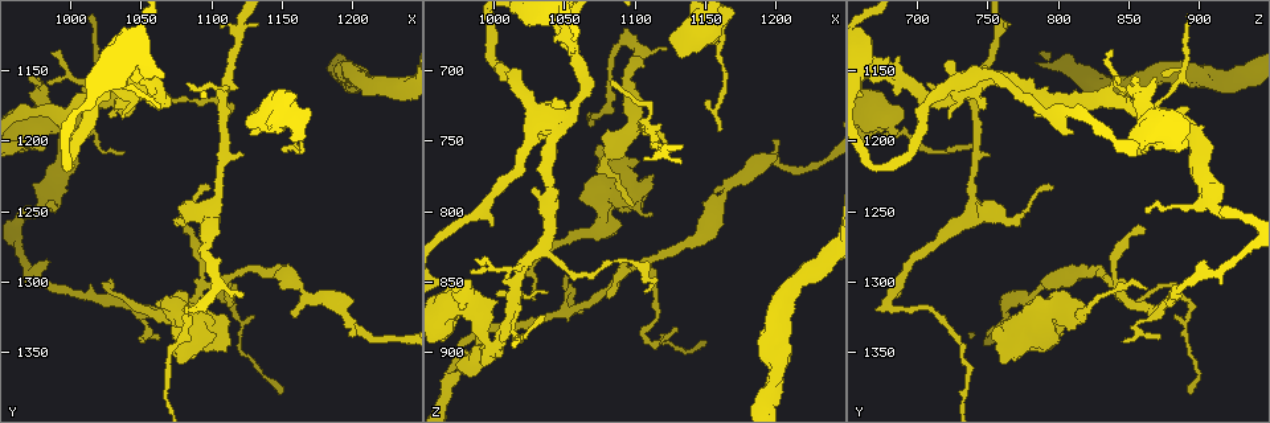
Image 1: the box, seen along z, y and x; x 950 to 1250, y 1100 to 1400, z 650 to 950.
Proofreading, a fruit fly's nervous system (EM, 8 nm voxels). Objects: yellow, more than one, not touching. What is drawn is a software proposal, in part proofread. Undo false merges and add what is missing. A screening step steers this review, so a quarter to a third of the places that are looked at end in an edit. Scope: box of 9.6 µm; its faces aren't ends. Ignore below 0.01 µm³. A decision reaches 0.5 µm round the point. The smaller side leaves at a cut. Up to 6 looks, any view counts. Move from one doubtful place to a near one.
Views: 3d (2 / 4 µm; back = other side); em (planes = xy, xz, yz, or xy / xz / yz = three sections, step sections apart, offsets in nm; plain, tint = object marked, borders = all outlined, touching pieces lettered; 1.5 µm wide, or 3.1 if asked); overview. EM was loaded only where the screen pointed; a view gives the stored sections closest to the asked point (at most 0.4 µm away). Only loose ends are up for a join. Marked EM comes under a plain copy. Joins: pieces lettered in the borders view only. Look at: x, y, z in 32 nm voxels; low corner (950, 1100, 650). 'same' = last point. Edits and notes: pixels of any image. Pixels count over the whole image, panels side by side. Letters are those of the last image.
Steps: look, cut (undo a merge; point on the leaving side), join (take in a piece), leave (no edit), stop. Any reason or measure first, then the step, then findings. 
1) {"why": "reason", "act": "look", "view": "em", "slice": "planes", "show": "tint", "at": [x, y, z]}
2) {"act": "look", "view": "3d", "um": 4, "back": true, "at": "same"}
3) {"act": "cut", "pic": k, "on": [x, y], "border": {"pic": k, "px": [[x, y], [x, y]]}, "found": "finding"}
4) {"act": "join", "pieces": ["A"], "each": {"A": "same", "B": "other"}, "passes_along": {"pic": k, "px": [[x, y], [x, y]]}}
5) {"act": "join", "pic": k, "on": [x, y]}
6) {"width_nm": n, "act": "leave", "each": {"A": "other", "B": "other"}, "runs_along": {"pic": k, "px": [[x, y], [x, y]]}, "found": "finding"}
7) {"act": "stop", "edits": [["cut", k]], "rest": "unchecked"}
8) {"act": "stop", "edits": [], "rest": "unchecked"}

{"act": "look", "view": "em", "slice": "planes", "show": "borders", "at": [1098, 1236, 796]}

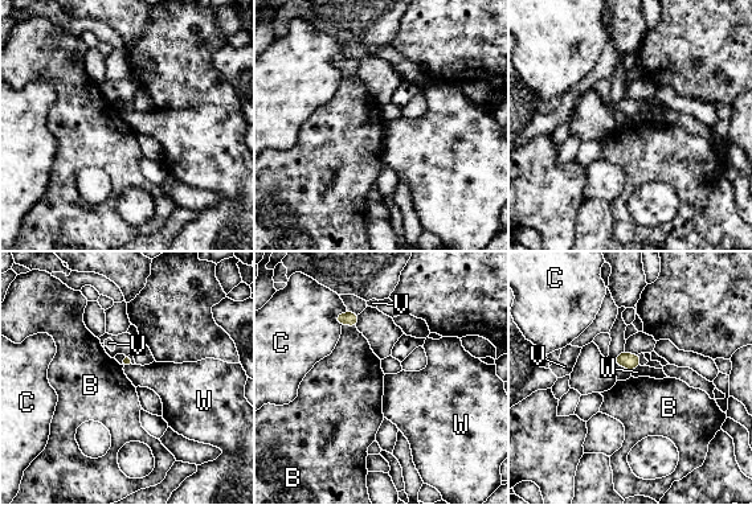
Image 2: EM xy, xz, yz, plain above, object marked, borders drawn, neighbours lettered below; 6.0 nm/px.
{"act": "leave", "each": {"B": "other", "C": "other", "V": "other", "W": "other"}, "border": {"pic": 2, "px": [[640, 365], [630, 372]]}, "found": "none of them fits"}

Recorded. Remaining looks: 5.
{"why": "branch stops here", "act": "look", "view": "em", "slice": "planes", "show": "borders", "at": [1112, 1344, 776]}

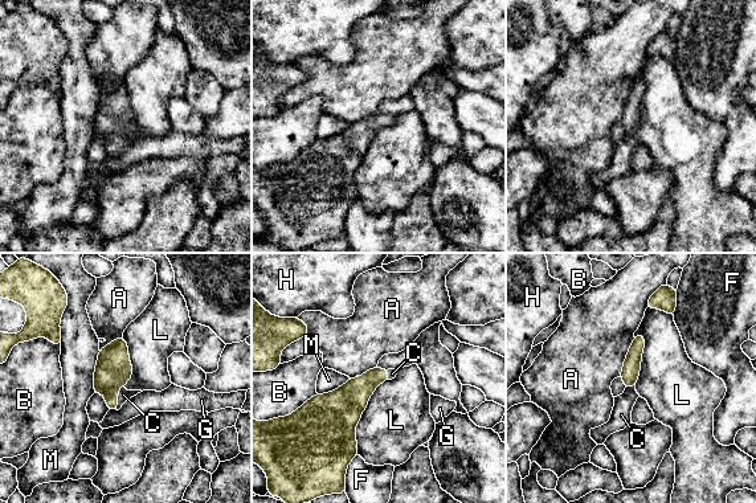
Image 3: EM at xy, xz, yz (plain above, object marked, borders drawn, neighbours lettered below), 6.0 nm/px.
{"longest_contact_nm": ["L", 500], "act": "join", "pic": 3, "on": [123, 395], "each": {"A": "other", "B": "other", "C": "same", "F": "other", "G": "other", "H": "other", "L": "other", "M": "other"}, "passes_along": {"pic": 3, "px": [[113, 371], [117, 397], [123, 395]]}, "found": "the neuron continues"}

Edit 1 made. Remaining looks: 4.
{"act": "look", "view": "overview"}

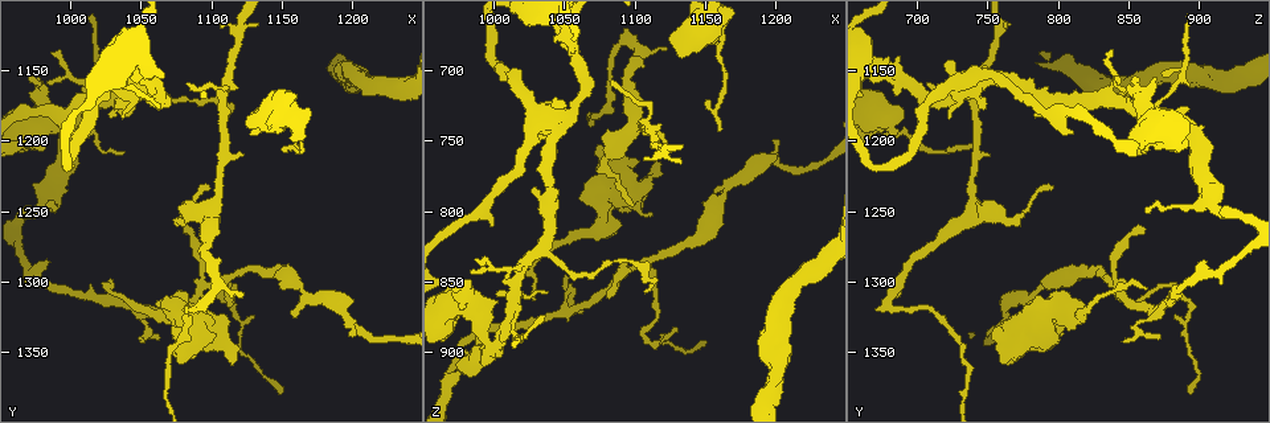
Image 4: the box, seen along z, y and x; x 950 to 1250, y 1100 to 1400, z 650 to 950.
{"act": "look", "view": "em", "slice": "planes", "show": "borders", "at": [1106, 1174, 738]}

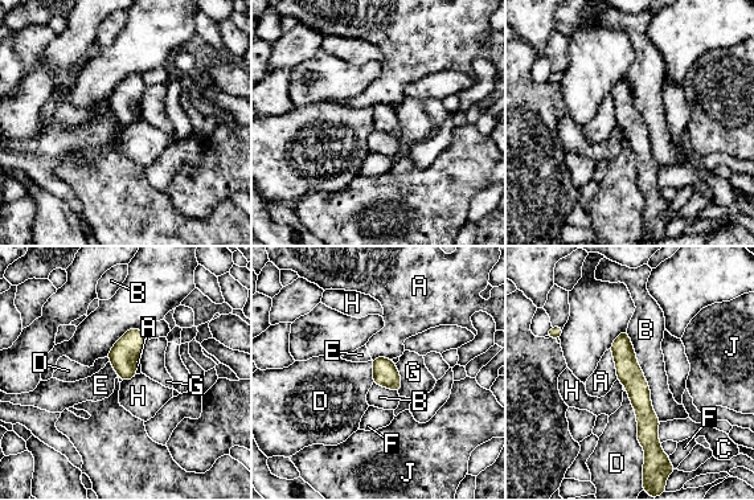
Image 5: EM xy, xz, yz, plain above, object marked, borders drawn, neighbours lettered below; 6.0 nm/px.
{"longest_contact_nm": ["D", 650], "act": "leave", "each": {"A": "other", "B": "other", "C": "other", "D": "other", "E": "other", "F": "other", "G": "other", "H": "other", "J": "other"}, "border": {"pic": 5, "px": [[623, 385], [644, 453], [643, 486]]}, "found": "one neuron here"}

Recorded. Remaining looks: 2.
{"act": "stop", "edits": [["join", 3]], "rest": "unchecked"}

